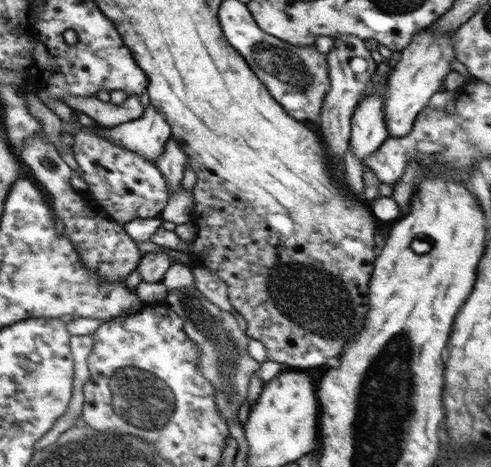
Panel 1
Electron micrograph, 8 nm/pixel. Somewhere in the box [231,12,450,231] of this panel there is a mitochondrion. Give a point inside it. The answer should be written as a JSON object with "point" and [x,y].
{"point":[278,62]}

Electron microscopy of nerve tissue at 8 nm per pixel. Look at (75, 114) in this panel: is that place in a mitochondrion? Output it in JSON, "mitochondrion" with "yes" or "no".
{"mitochondrion":"no"}

